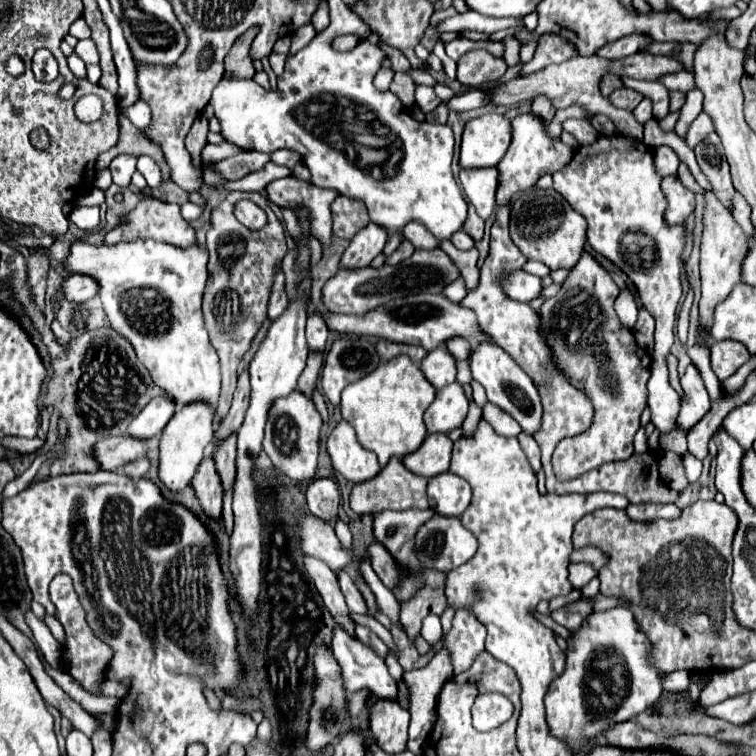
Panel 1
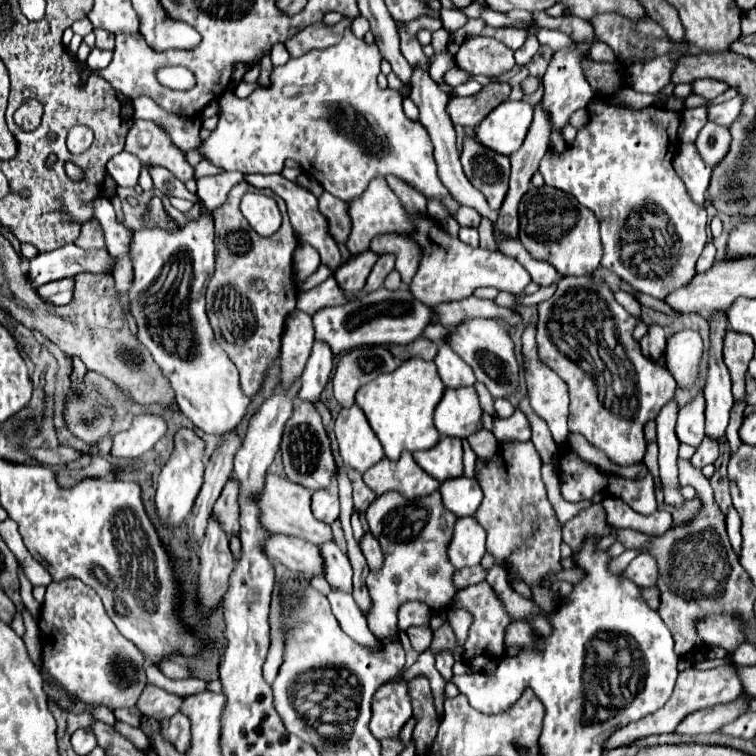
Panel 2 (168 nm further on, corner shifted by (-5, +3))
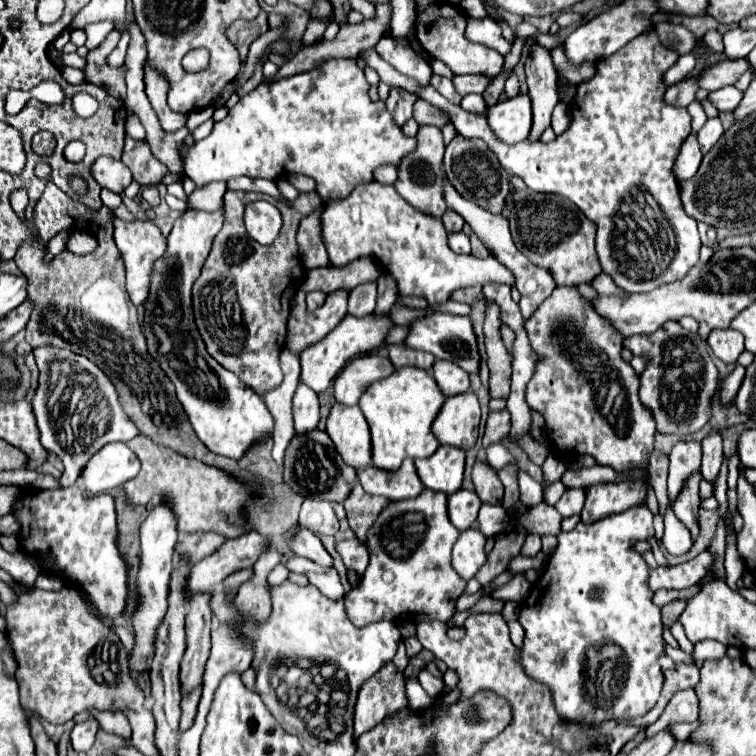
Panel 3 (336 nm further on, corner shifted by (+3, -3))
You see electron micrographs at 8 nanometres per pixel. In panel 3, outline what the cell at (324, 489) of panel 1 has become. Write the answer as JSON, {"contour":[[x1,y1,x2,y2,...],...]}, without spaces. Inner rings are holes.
{"contour":[[306,498,300,510,300,526,312,530,314,534,334,536,338,532,338,518,332,510,330,502]]}

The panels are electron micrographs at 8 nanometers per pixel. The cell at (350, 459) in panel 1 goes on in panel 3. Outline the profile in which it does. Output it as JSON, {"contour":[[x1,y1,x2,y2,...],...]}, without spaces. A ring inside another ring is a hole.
{"contour":[[334,404,326,422,326,432,346,464,356,470,372,464,370,430,358,406]]}

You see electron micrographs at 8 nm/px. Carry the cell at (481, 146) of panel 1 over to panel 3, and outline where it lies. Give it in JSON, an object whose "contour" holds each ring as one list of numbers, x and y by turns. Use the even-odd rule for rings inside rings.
{"contour":[[518,94,498,102,488,110,488,124,506,144,516,144,528,138,532,126,532,106,528,94]]}

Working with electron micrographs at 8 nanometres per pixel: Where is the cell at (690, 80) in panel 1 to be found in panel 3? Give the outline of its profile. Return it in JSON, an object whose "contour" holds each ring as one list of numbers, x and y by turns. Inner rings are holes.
{"contour":[[724,86,720,90,710,92,710,102,720,110,720,112,734,112,736,106,740,104,744,92,738,90,736,86]]}

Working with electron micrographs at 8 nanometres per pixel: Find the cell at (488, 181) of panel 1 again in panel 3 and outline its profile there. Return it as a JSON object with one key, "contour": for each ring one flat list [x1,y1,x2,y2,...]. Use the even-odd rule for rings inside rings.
{"contour":[[456,136,448,146,446,146,446,154,444,154,444,170,448,174,450,184,460,192,460,196,464,196,466,200,472,200,474,204,478,204,480,208,492,212,492,214,500,214,504,204,506,204,506,196,510,192,510,182,508,182,508,174,504,168,500,168,500,162,496,160,496,154,478,138,464,138,464,136]]}

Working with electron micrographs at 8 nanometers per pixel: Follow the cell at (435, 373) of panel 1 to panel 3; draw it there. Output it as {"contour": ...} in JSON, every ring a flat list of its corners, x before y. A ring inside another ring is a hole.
{"contour":[[436,360,432,366,432,374,434,374,436,384,440,386,440,390,446,396,456,396,456,394,468,392,468,388,470,388,468,374,460,366,456,366,448,360]]}

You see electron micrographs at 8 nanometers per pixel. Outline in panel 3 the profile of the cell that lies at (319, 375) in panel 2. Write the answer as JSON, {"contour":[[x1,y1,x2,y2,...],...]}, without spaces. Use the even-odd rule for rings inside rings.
{"contour":[[300,384,294,394,294,432,304,434,318,426,320,404,318,394,312,392,306,384]]}

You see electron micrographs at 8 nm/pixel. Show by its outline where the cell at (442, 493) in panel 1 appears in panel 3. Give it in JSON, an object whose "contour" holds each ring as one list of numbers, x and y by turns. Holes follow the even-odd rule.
{"contour":[[458,490,448,498,448,514,452,524,462,532,476,524,478,510,480,510,480,498,476,492,470,490]]}

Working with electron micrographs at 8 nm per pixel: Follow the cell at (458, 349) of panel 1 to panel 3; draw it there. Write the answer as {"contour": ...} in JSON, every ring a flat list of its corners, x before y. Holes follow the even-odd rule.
{"contour":[[390,326,388,334,386,334,386,344,394,344,394,342,404,342,408,328,406,326]]}

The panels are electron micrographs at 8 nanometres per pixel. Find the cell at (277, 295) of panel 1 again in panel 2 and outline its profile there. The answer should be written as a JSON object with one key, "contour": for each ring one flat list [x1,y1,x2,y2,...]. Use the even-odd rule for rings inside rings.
{"contour":[[292,310,288,314,288,322,284,326,282,338,282,382,290,384,300,378,304,364,310,356,310,348,314,342,314,326,312,318,302,310]]}

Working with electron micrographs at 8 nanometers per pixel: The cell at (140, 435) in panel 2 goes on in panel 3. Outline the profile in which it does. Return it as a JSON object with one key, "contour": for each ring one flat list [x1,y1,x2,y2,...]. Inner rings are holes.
{"contour":[[112,442,88,460,88,464,80,472,80,478,84,490,90,496,96,496,122,486,124,482,132,480,138,472,140,462,136,454,132,454,132,450,126,444]]}

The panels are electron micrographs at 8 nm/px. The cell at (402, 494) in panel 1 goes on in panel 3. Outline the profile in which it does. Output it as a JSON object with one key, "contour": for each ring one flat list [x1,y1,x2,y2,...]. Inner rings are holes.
{"contour":[[406,458,402,466,394,472,366,466,358,472,358,480,368,494,386,496,390,500,408,500,424,490,424,484,416,476,416,466,412,458]]}

